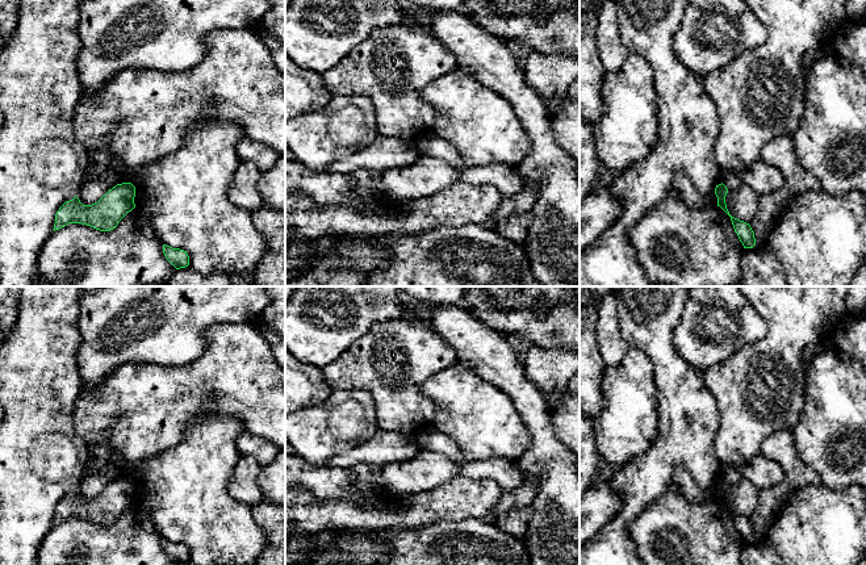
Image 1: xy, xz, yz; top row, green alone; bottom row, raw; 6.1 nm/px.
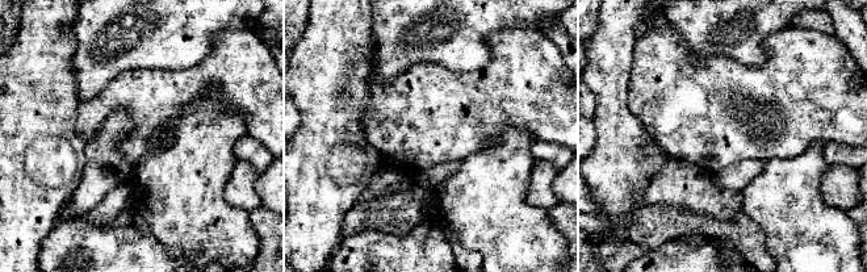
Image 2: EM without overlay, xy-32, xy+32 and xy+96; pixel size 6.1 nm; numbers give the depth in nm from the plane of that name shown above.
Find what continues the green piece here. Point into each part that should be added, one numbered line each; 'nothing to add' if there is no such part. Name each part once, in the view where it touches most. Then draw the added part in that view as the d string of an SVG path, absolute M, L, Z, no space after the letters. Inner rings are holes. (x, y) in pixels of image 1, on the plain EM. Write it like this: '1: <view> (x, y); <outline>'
nothing to add

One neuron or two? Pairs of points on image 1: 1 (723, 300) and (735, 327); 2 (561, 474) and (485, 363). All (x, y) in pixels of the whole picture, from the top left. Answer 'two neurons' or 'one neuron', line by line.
1: one neuron
2: one neuron

